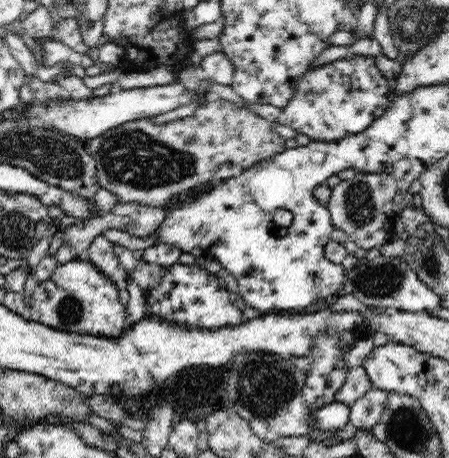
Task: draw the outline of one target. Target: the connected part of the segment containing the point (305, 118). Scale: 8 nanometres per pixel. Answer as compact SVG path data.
M356 55L350 60L342 59L326 64L300 77L298 86L296 86L296 94L286 108L283 108L279 122L305 134L312 141L338 142L348 134L366 130L366 127L374 122L375 118L385 113L390 104L390 100L387 100L390 84L391 80L384 78L376 69L375 58L372 56Z

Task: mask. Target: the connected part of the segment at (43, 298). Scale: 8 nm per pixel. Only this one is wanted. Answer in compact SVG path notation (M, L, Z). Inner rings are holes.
M74 259L59 264L48 280L39 282L34 304L27 311L27 318L52 326L66 333L90 334L116 338L125 330L125 308L119 300L119 289L92 261Z

